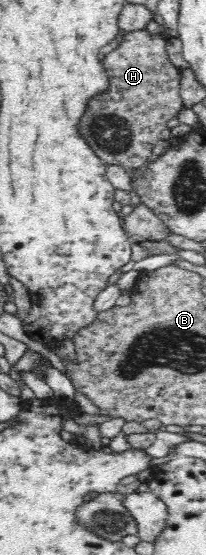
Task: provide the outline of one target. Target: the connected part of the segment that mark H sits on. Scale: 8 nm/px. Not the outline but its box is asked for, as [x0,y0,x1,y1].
[79,29,184,169]

